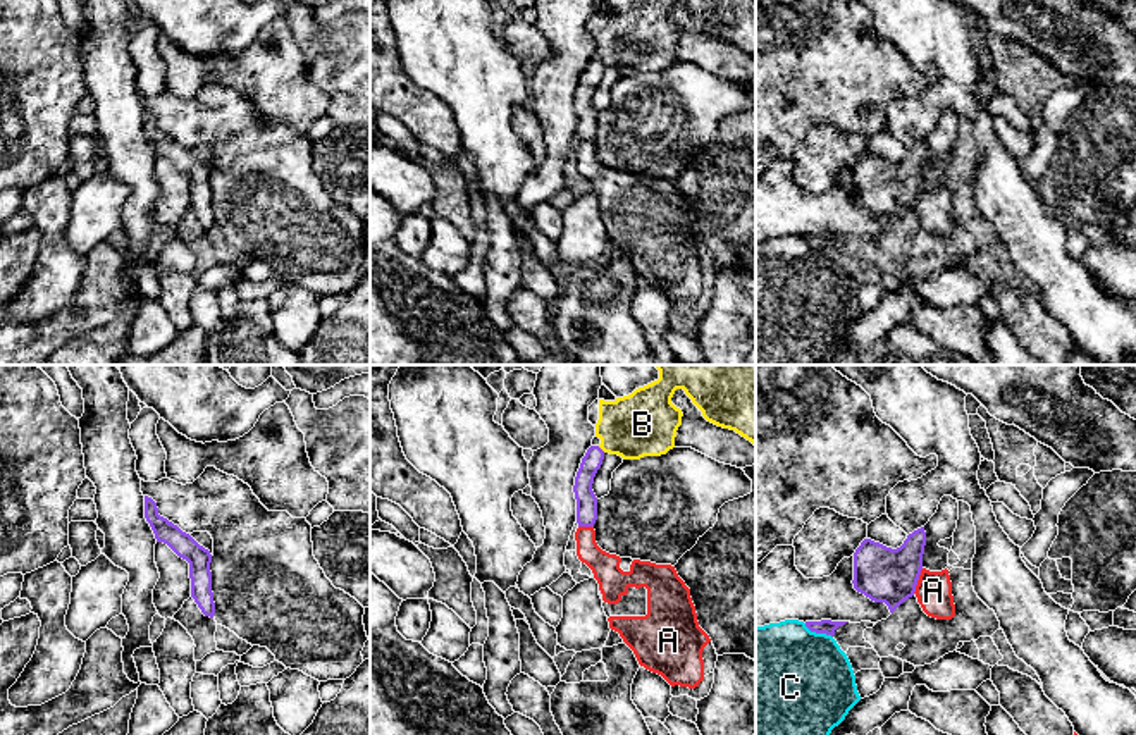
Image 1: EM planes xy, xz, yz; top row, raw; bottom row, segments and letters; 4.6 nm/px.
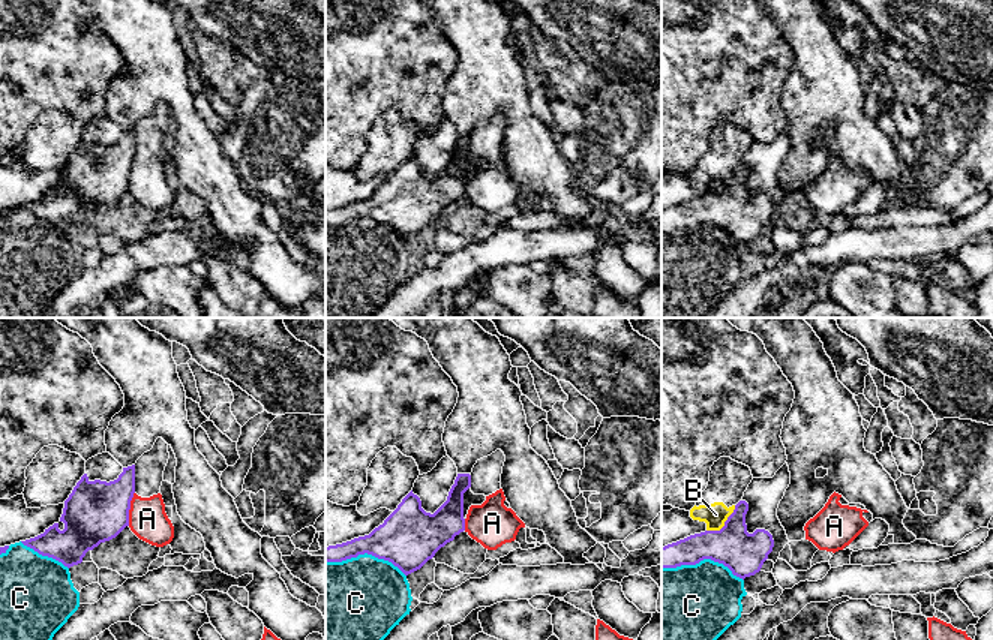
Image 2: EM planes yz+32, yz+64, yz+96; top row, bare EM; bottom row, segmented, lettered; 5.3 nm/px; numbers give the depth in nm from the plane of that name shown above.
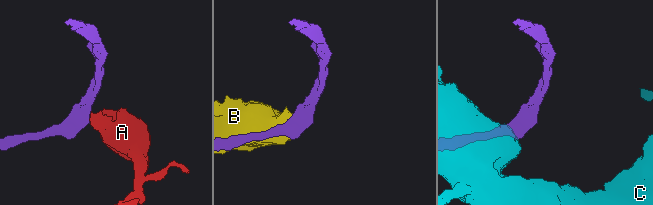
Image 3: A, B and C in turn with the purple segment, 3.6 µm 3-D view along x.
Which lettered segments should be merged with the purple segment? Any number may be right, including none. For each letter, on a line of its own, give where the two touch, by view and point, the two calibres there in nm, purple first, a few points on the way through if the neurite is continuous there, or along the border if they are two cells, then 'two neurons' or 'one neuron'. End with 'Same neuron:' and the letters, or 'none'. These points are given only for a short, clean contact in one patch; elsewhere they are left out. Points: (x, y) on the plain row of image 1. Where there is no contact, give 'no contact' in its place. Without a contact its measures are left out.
A: contact yz (918, 193); calibres 260 and 170 nm; border yz (923, 183), (913, 207); two neurons
B: contact xz (599, 62); calibres 100 and 300 nm; border xz (598, 61), (605, 66); two neurons
C: contact yz (818, 247); calibres 70 and 500 nm; two neurons
Same neuron: none

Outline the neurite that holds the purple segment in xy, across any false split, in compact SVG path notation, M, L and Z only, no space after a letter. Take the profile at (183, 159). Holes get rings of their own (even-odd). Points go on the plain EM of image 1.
M145 110L145 133L150 138L157 157L167 158L179 172L189 177L191 212L205 231L213 232L215 217L212 207L212 169L189 148L158 129L157 117Z

